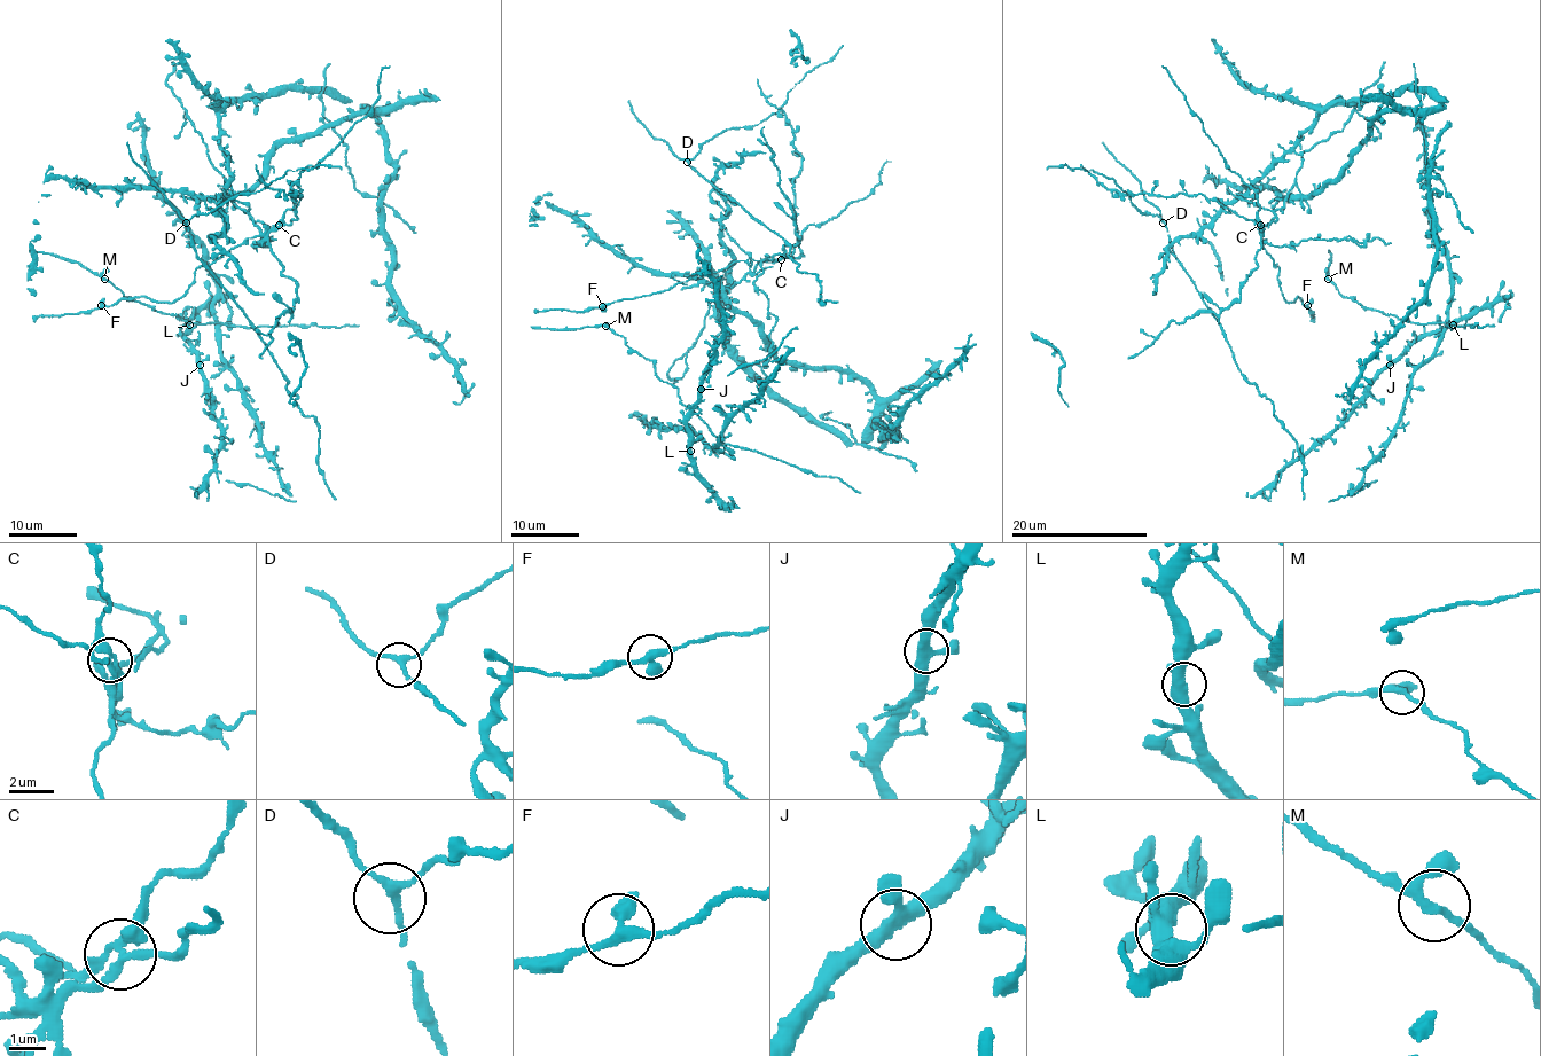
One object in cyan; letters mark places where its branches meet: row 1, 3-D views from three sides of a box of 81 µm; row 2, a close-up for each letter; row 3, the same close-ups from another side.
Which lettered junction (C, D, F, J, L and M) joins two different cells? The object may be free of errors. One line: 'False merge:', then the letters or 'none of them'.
False merge: C

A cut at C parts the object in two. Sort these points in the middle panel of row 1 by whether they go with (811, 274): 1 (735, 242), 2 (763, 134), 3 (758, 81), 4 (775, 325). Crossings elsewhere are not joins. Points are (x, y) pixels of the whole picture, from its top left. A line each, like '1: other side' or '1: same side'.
1: other side
2: other side
3: other side
4: other side

